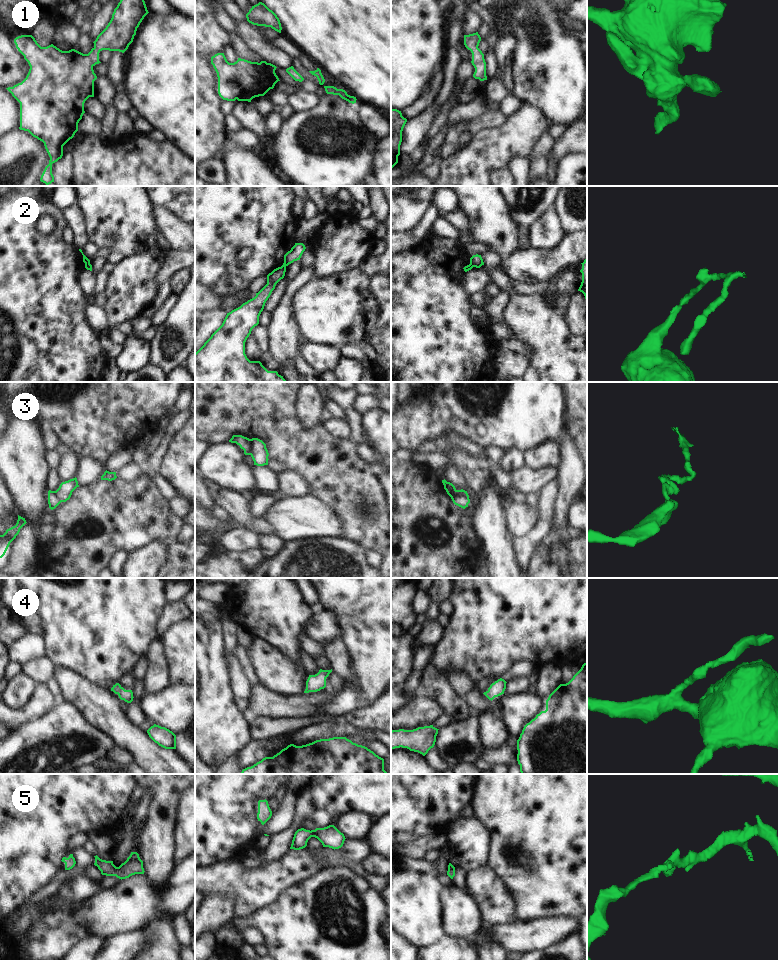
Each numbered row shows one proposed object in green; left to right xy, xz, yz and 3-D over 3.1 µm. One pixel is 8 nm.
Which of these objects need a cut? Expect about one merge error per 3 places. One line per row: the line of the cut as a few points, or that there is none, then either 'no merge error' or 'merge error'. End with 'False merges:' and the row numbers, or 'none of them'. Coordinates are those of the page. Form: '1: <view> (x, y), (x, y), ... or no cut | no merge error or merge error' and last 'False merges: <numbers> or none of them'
1: no cut | no merge error
2: xz (282, 265), (285, 267) | merge error
3: yz (468, 497), (451, 498) | merge error
4: no cut | no merge error
5: no cut | no merge error
False merges: 2, 3

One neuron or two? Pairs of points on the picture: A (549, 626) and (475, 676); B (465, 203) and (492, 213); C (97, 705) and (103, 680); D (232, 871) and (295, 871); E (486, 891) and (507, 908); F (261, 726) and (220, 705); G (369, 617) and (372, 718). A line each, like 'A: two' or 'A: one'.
A: one
B: one
C: two
D: one
E: one
F: two
G: two

